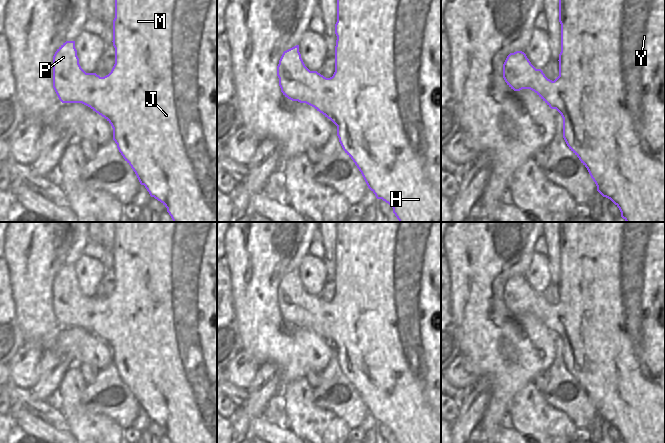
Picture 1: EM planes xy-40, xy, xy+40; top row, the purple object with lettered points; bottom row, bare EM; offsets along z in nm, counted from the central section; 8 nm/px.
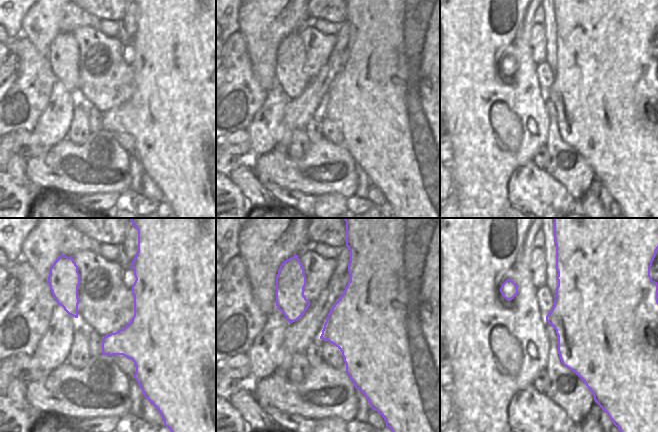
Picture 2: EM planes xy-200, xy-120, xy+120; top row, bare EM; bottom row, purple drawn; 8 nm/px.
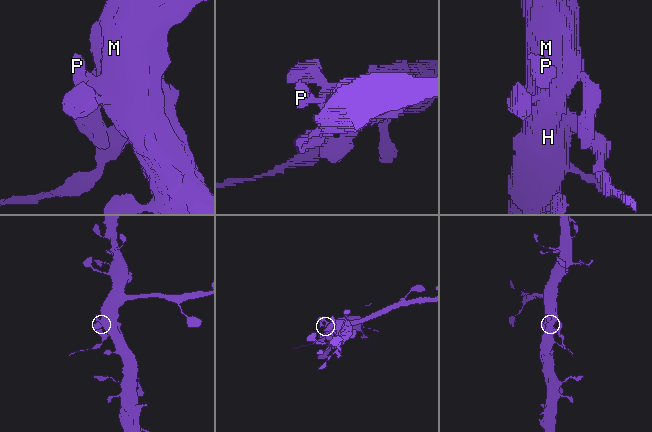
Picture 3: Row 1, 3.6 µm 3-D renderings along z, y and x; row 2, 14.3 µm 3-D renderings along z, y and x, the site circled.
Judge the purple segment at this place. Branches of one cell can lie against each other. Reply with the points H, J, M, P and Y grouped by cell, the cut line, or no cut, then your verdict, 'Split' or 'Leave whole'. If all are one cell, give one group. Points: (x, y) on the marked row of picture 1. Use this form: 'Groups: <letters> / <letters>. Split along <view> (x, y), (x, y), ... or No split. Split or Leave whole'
Groups: H J M P Y. No split. Leave whole.

